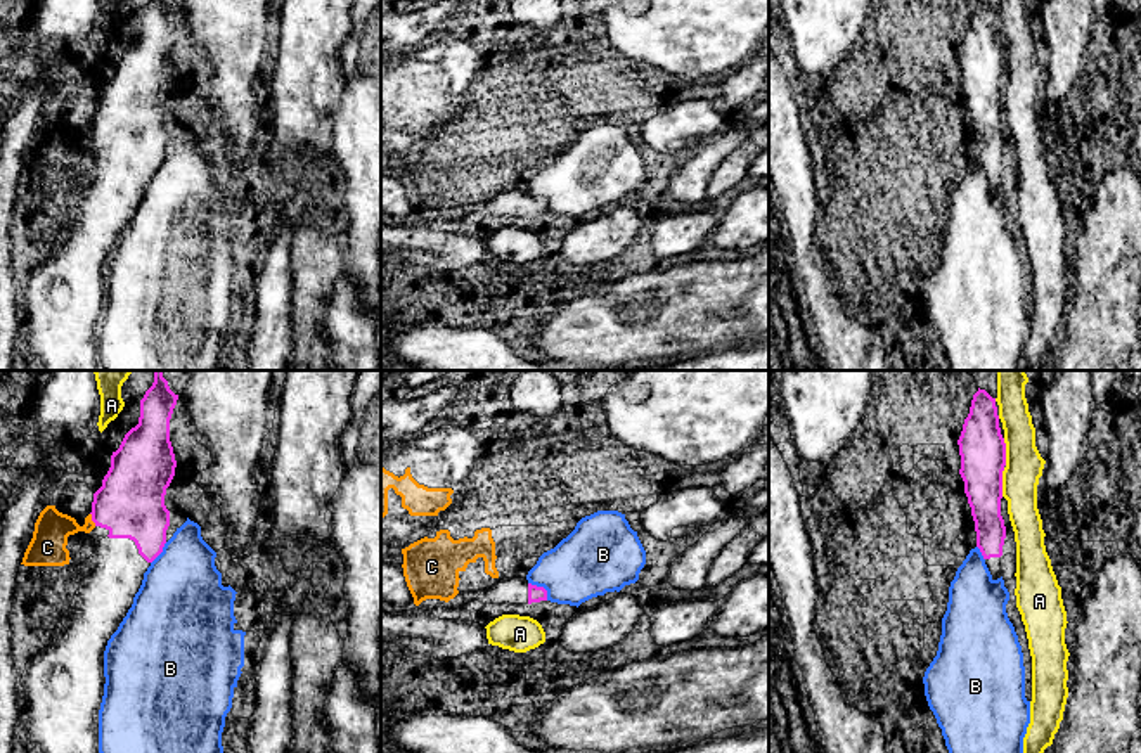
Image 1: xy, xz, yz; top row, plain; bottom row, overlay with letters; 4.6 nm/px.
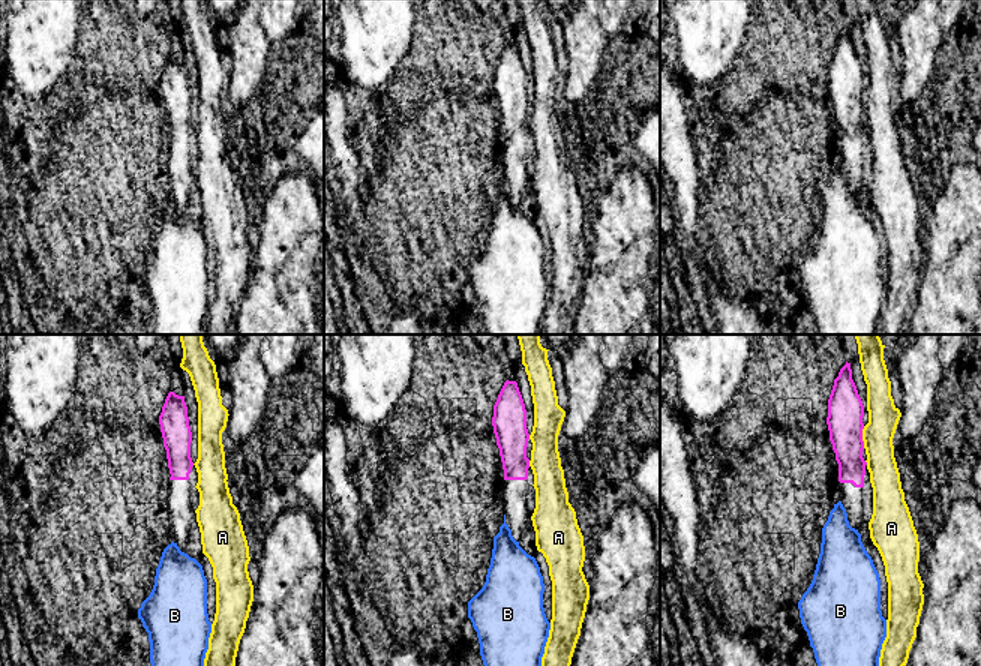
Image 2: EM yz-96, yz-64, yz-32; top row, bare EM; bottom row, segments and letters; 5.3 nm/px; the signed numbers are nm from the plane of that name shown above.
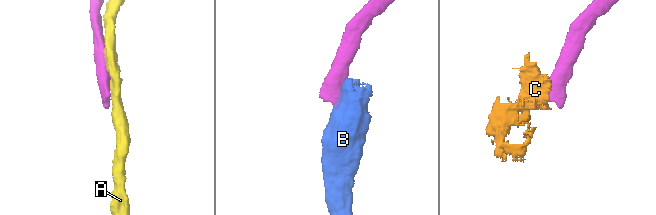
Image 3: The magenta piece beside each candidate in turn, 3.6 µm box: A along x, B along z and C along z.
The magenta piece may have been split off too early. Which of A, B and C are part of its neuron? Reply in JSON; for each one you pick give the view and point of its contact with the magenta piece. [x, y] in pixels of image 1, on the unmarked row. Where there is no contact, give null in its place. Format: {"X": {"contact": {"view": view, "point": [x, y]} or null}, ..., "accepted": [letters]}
{"accepted": []}

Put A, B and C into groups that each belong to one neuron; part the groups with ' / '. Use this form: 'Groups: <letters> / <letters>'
Groups: A / B / C

